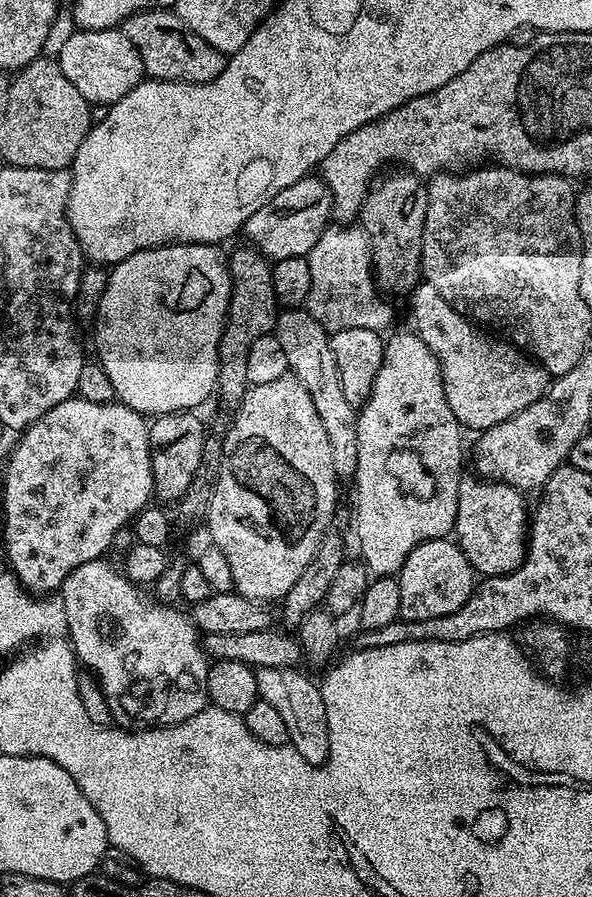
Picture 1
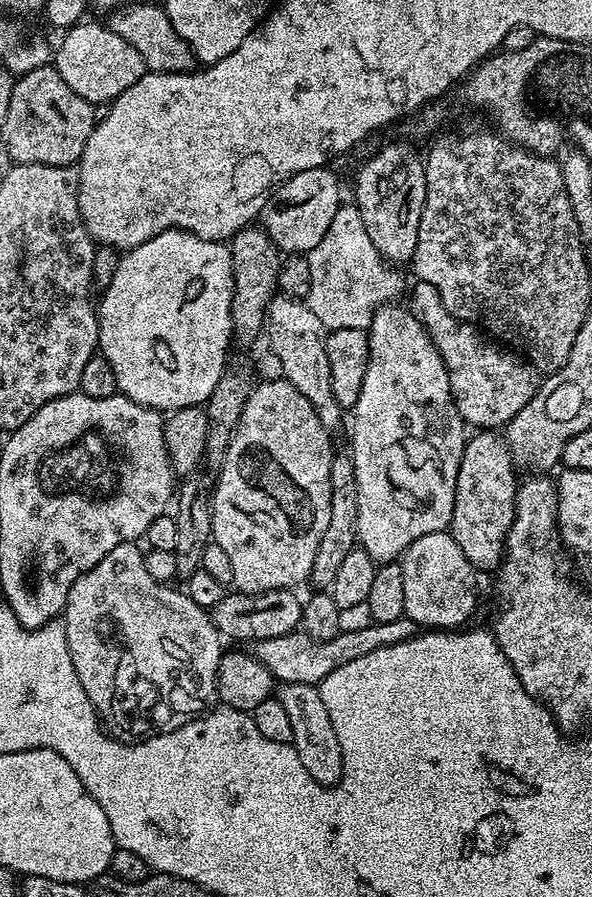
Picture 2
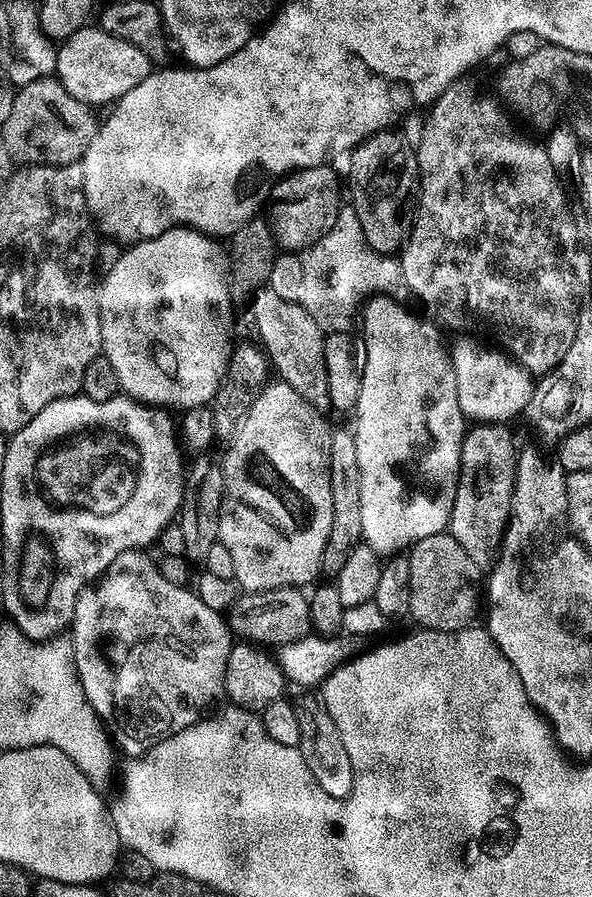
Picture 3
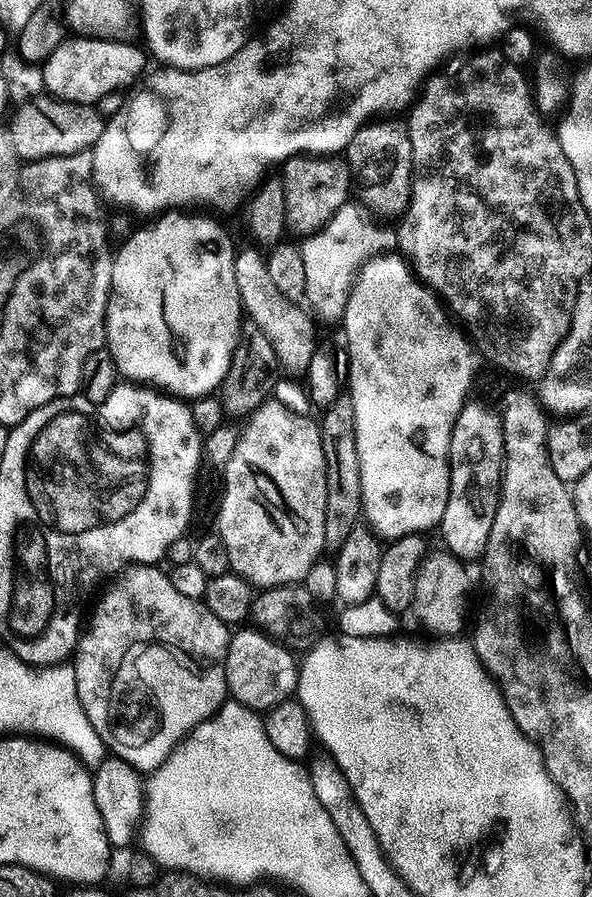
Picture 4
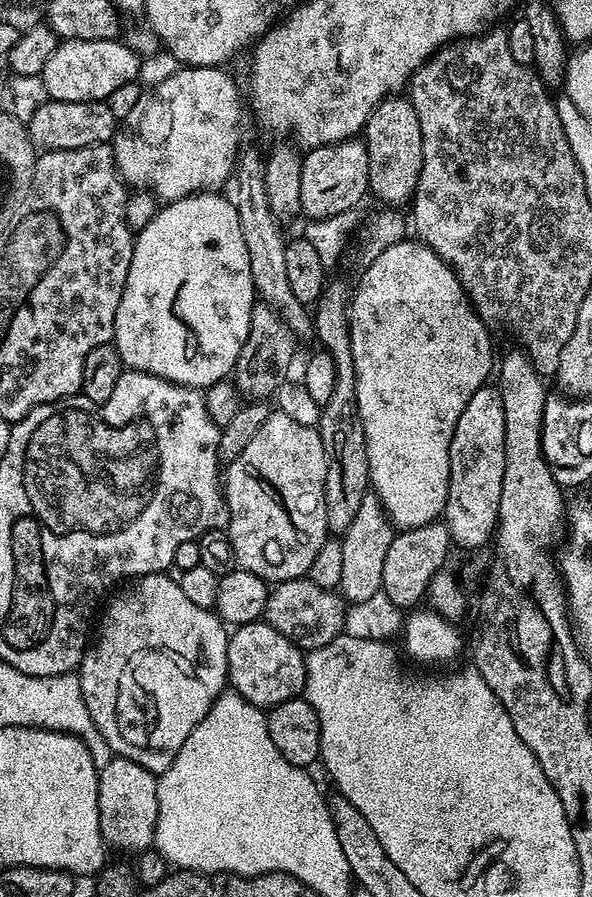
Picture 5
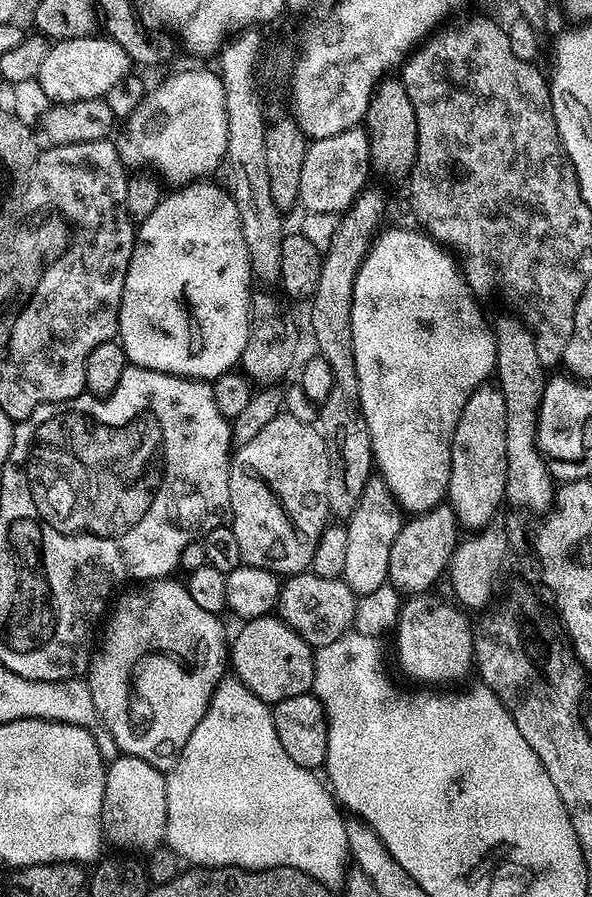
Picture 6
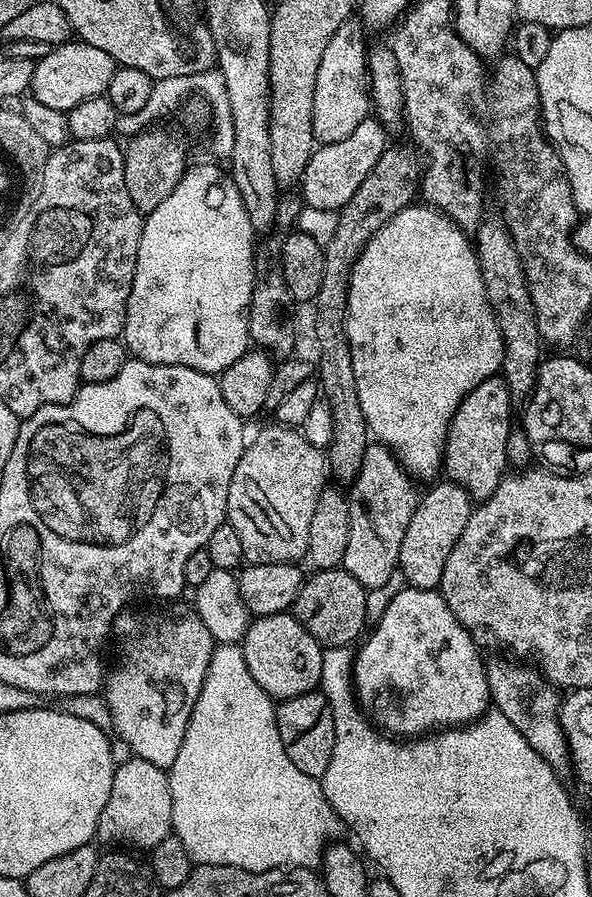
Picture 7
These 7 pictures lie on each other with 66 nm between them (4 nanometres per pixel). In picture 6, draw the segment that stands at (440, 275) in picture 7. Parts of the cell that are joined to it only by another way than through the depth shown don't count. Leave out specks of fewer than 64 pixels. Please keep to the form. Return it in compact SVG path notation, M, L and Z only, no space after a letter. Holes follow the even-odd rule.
M392 228L381 231L376 237L367 258L362 262L354 278L352 295L352 333L354 334L354 366L358 370L360 383L360 405L366 418L368 433L372 439L372 458L379 475L388 483L392 495L399 501L401 509L408 514L429 512L448 495L450 462L452 461L452 439L458 426L458 418L470 402L470 394L478 390L496 370L496 334L490 320L480 309L477 293L472 291L458 263L457 257L445 245L437 243L427 232L412 228Z

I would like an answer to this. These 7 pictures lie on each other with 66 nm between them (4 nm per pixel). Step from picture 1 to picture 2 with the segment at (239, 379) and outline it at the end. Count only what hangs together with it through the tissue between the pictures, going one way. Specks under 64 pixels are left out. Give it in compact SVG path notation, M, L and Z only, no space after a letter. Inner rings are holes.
M249 226L233 234L232 249L232 335L235 343L252 344L264 328L264 310L278 288L282 256L276 243L260 226Z

